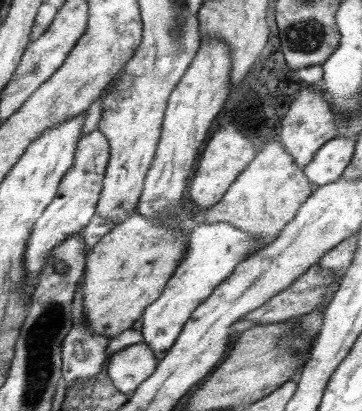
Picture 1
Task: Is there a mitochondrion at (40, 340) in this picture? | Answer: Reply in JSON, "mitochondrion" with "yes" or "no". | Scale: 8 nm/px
{"mitochondrion":"yes"}

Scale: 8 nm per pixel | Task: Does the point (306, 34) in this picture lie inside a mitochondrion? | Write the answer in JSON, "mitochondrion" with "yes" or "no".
{"mitochondrion":"yes"}

